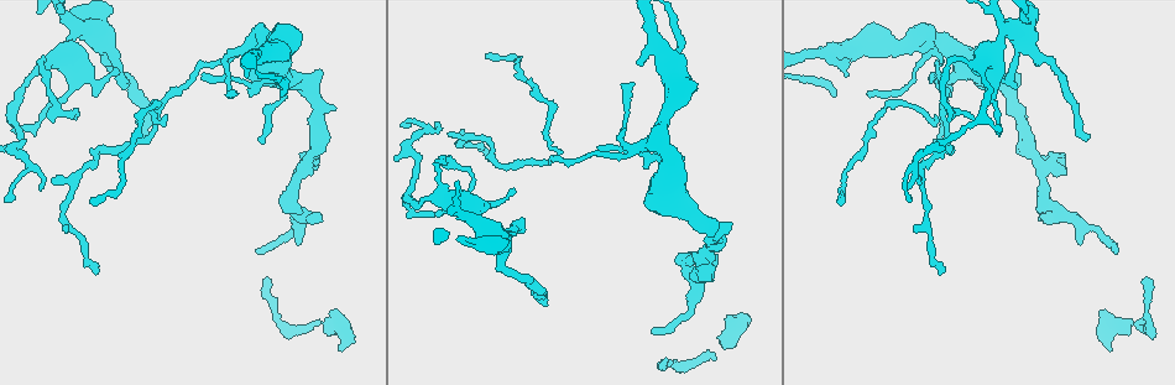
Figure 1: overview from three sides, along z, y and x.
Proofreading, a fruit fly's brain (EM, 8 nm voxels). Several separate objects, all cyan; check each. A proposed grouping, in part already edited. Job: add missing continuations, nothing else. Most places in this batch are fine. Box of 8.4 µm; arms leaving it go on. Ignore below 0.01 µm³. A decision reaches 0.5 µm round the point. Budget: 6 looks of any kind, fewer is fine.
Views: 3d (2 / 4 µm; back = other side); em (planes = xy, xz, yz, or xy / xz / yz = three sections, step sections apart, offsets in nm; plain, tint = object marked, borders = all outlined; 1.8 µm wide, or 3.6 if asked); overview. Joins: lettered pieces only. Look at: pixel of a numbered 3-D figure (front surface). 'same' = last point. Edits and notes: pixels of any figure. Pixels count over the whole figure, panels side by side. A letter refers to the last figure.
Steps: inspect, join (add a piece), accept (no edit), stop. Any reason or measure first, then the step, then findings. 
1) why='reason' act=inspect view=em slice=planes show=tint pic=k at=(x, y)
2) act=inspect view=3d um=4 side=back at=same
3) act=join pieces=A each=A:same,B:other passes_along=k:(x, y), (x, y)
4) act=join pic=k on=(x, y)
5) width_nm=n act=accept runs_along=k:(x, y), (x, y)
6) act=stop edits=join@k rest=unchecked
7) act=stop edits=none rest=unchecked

why='thin end' act=inspect view=em slice=xy step=16 show=borders pic=1 at=(449, 134)

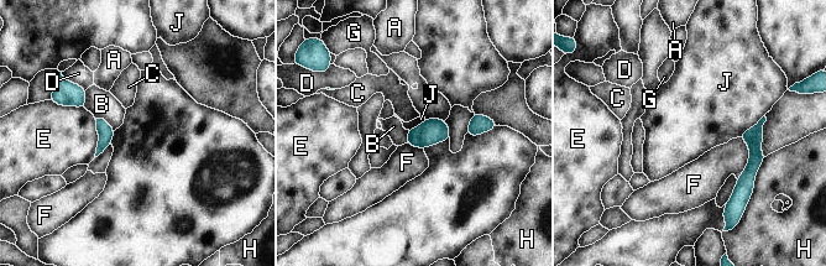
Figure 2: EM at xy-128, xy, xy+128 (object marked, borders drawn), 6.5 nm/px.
act=accept each=A:other,B:other,C:other,D:other,E:other,F:other,G:other,H:other,J:other border=2:(764, 114), (738, 136) found='no lettered piece goes on from it'

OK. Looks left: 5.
why='an open end' act=inspect view=3d um=4 pic=1 at=(944, 272)

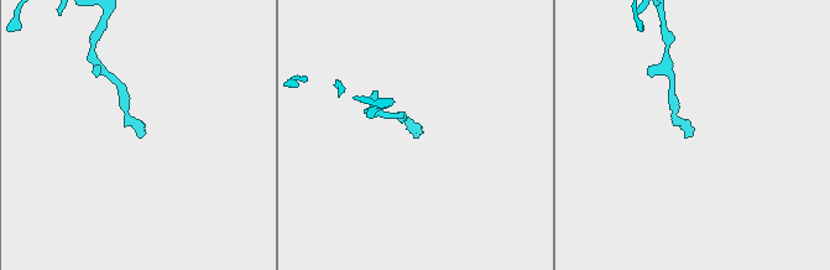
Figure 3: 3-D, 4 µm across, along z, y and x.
why='now the EM' act=inspect view=em slice=planes show=tint pic=3 at=(142, 132)

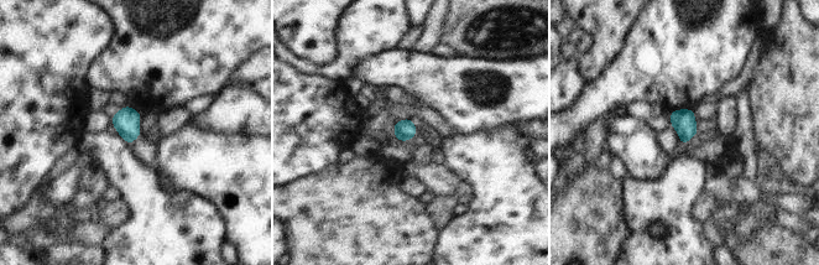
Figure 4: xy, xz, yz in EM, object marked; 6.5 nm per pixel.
why='what lies round it' act=inspect view=em slice=planes show=borders at=same

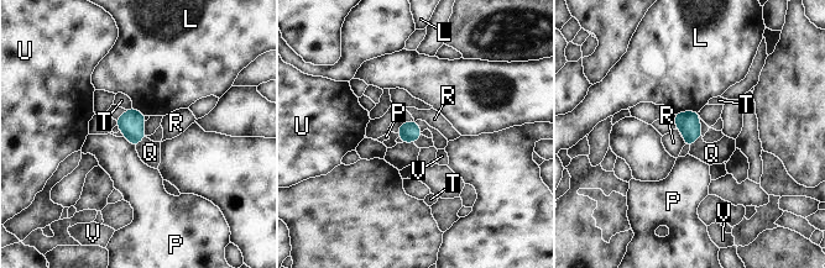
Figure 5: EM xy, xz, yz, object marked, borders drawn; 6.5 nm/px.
act=join pieces=Q each=L:other,P:other,Q:same,R:other,T:other,U:other,V:other passes_along=5:(130, 124), (140, 140), (150, 152) found='it goes on there'

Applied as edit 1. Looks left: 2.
act=inspect view=overview

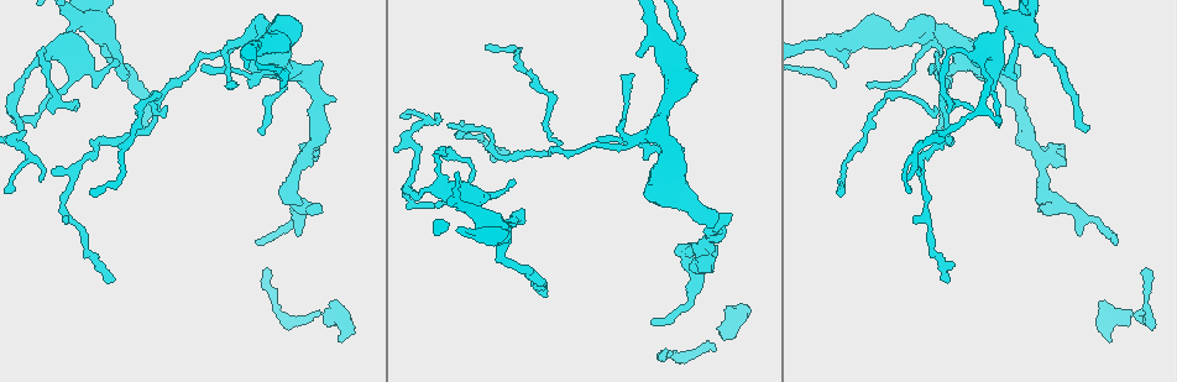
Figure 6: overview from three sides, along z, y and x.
why='branch stops here' act=inspect view=em slice=planes show=borders pic=6 at=(1015, 78)

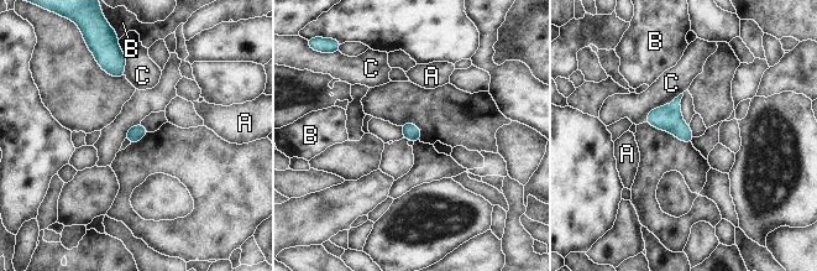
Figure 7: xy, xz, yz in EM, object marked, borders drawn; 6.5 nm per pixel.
width_nm=110 act=accept each=A:other,B:other,C:other found='no lettered piece goes on from it'

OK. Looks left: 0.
act=stop edits=join@5 rest=unchecked

